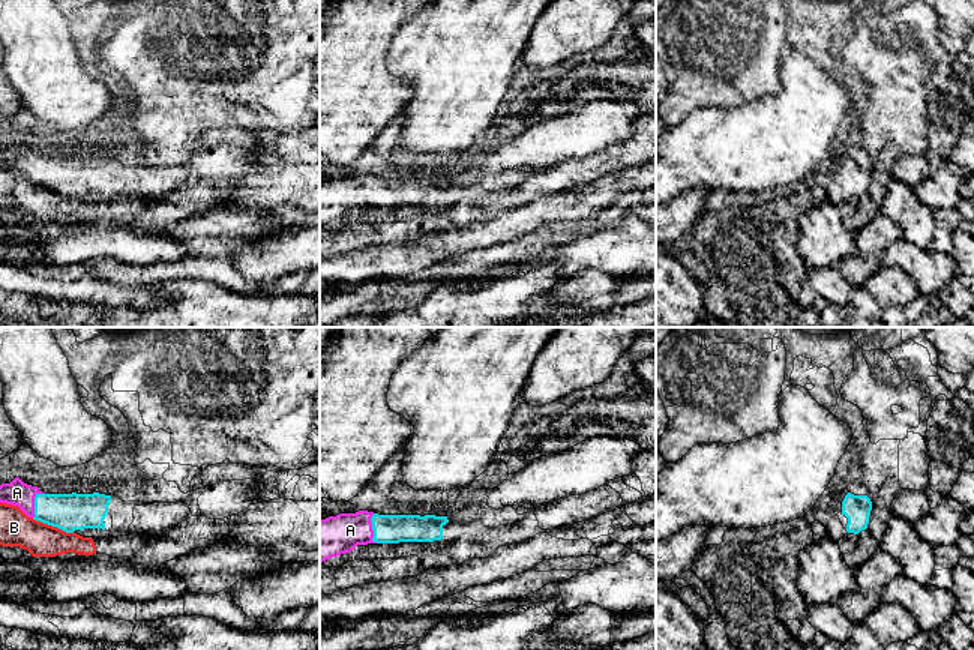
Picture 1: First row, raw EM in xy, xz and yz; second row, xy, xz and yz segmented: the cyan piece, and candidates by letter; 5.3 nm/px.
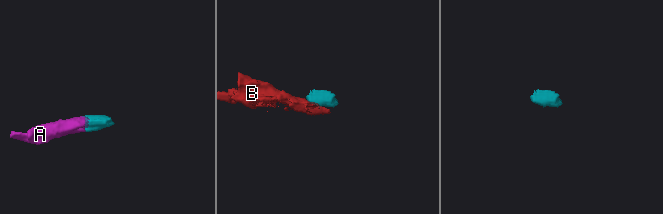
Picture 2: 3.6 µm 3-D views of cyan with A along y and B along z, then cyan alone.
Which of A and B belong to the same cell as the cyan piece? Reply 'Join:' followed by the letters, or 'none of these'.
Join: A

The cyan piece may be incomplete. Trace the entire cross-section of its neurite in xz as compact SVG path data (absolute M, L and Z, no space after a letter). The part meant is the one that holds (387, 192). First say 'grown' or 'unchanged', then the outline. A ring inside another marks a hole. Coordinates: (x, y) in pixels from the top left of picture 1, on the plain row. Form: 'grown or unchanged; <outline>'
grown; M368 174L320 185L320 228L351 216L357 209L434 206L443 203L447 180L378 179Z

